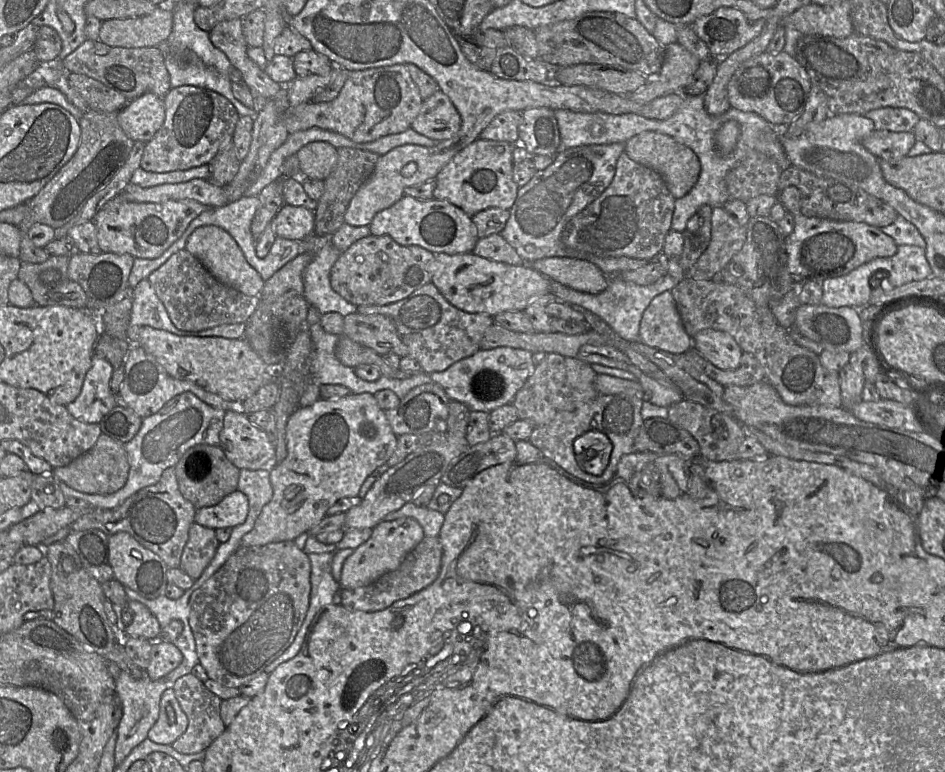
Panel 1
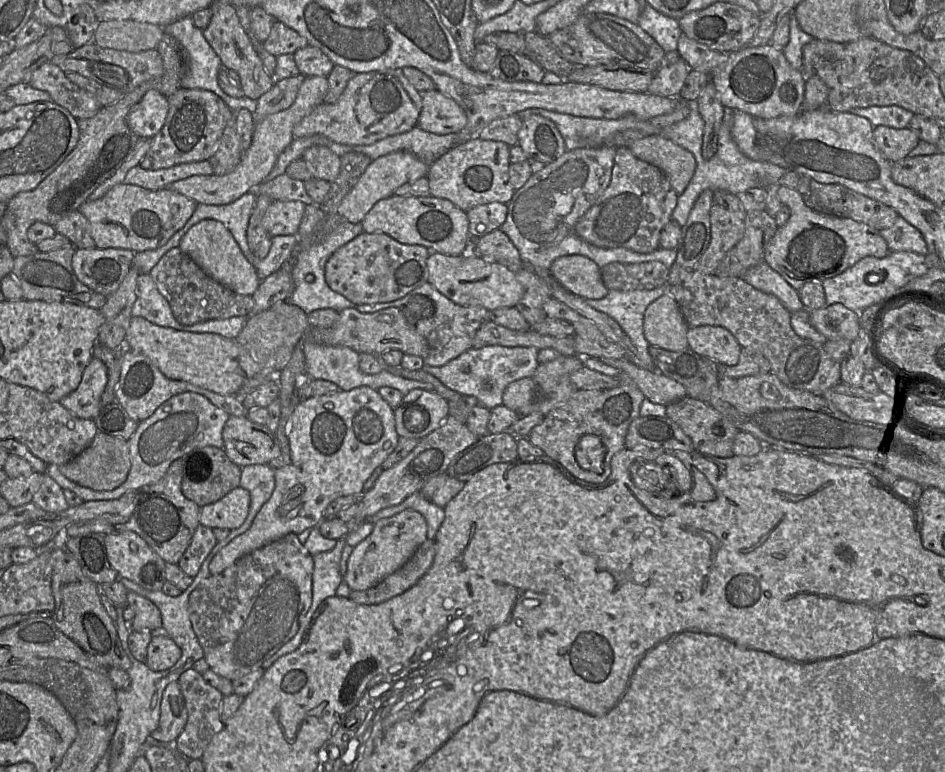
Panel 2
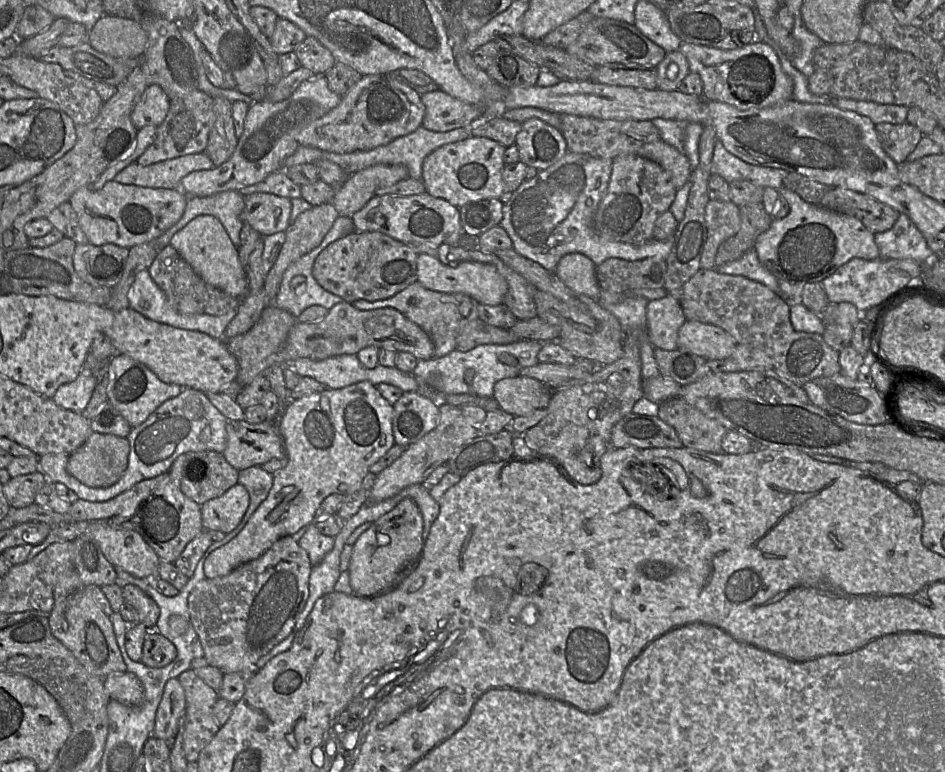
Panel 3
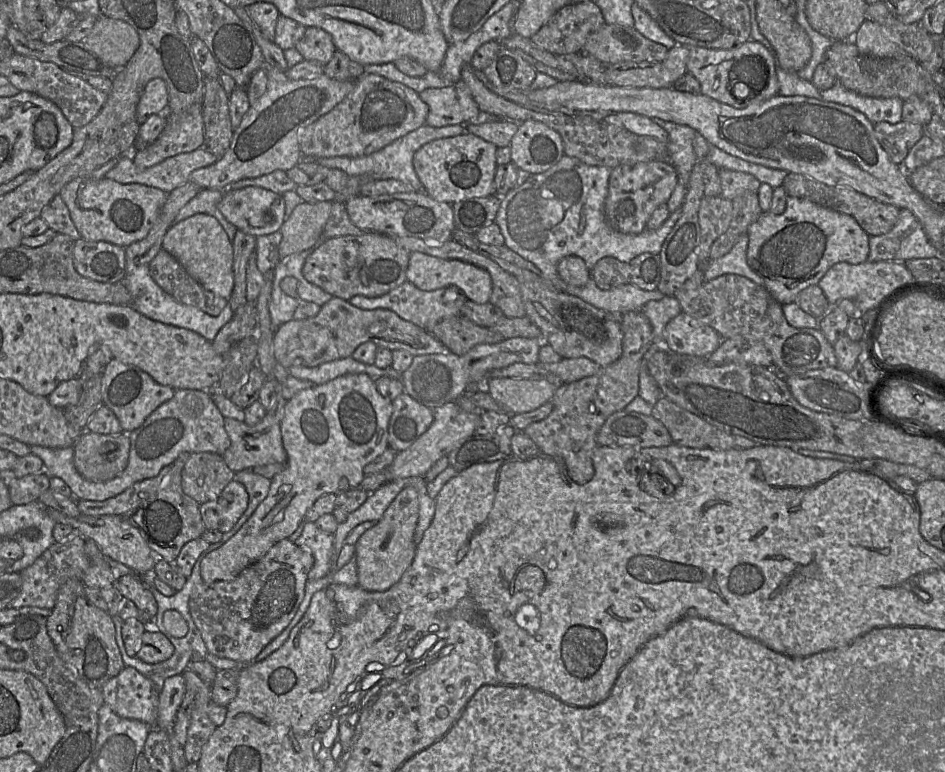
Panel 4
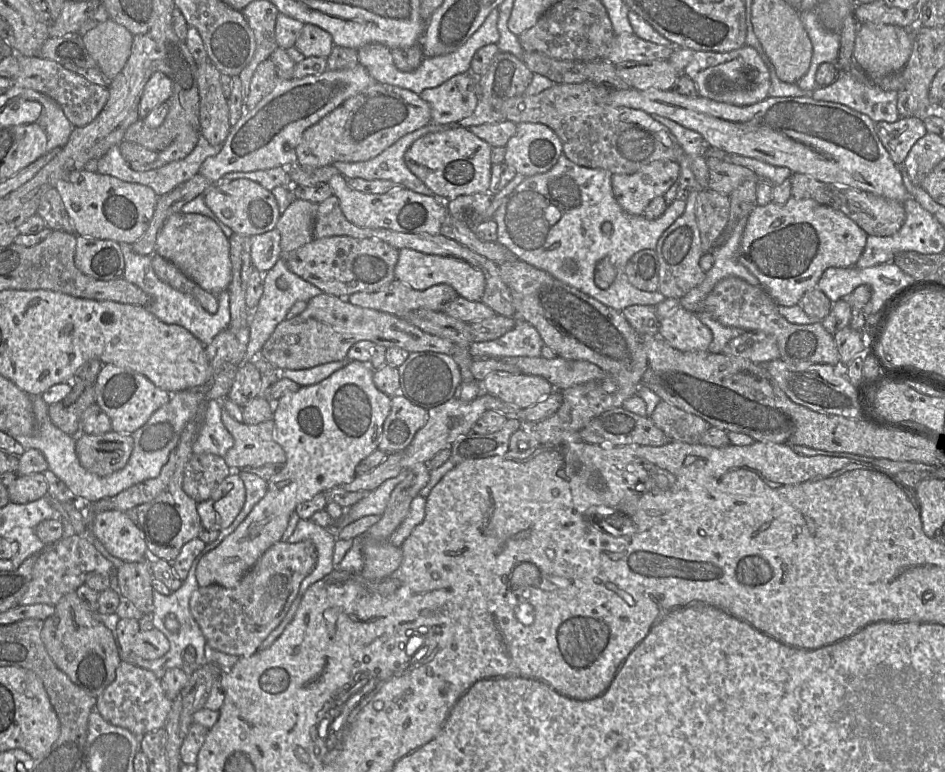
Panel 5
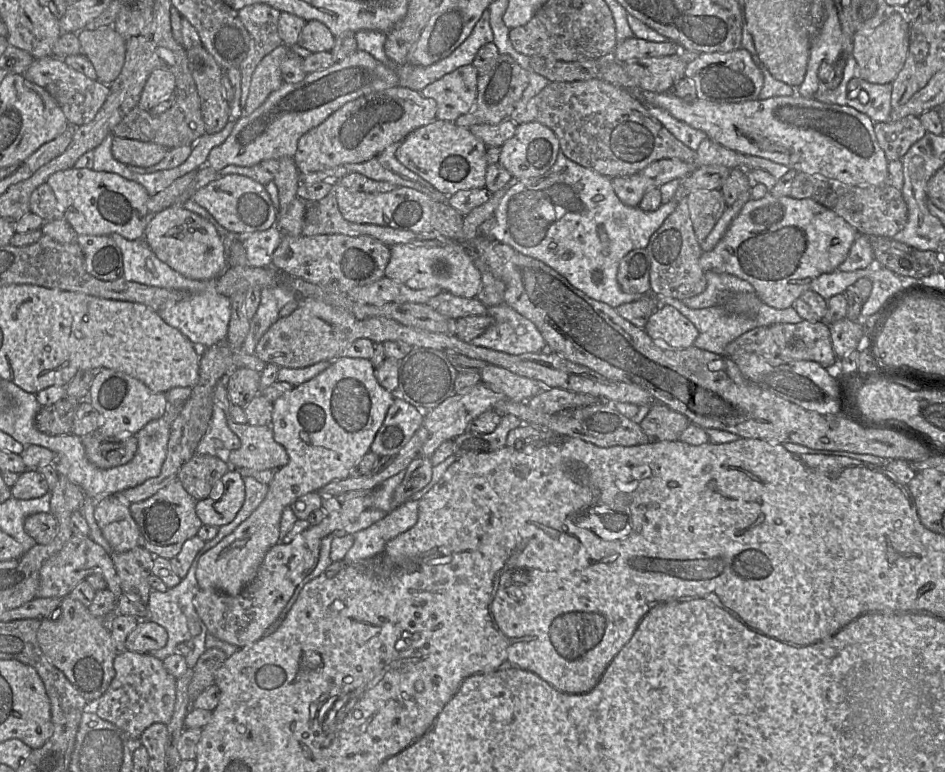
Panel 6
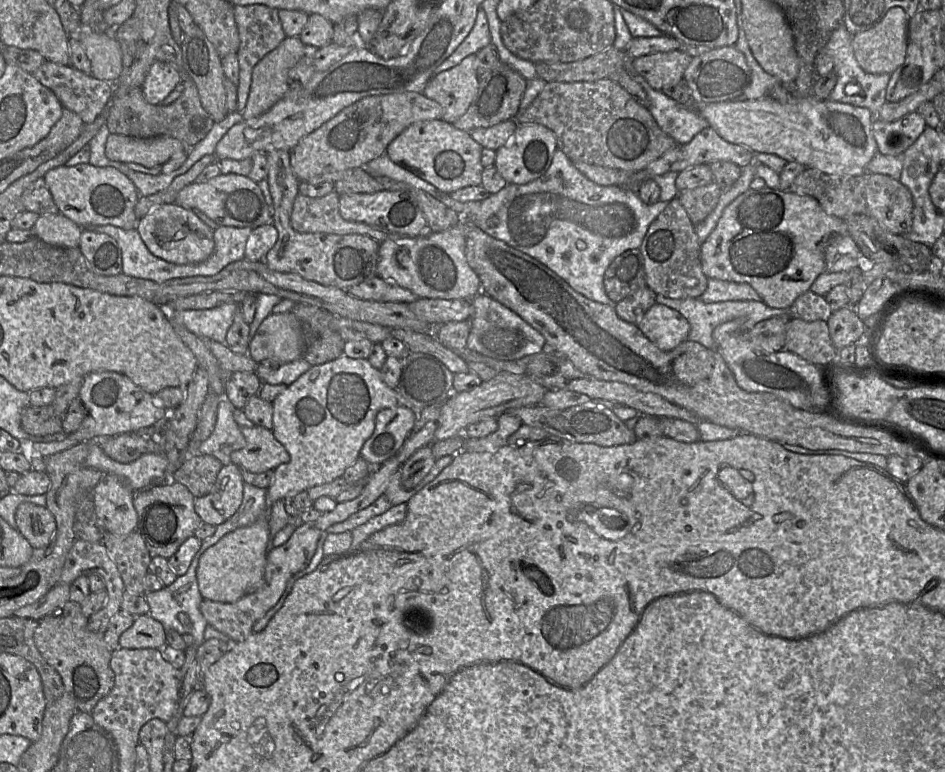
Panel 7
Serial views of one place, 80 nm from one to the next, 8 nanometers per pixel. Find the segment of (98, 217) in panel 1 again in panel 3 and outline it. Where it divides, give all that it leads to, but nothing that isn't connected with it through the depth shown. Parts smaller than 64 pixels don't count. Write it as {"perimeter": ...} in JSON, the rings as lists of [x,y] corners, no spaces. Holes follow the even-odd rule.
{"perimeter":[[[108,181],[100,190],[82,187],[69,199],[88,242],[131,248],[165,233],[184,213],[188,196],[180,189],[148,188]]]}

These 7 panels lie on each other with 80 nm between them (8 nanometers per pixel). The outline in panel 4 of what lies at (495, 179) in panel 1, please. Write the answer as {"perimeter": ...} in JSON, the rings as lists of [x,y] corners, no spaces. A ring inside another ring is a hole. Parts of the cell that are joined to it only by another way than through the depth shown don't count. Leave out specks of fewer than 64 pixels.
{"perimeter":[[[469,132],[426,143],[413,156],[413,167],[422,183],[422,191],[431,198],[450,205],[495,194],[497,148],[493,143]]]}

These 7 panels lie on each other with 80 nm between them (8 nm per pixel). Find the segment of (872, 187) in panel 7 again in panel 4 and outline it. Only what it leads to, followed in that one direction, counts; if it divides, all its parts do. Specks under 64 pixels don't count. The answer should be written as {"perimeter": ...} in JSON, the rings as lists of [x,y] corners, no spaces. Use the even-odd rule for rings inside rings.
{"perimeter":[[[788,173],[782,187],[788,196],[807,199],[853,217],[869,236],[880,236],[890,232],[896,226],[900,216],[900,209],[893,205],[881,203],[849,188],[825,185],[802,174]]]}

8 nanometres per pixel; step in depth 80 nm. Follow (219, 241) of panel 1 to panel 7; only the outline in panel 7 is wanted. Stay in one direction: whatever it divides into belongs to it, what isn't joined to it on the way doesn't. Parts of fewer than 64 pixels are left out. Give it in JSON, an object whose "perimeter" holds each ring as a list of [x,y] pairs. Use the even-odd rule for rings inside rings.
{"perimeter":[[[176,203],[162,204],[150,210],[138,221],[136,230],[154,256],[174,264],[203,262],[213,253],[215,246],[213,230],[192,209]]]}

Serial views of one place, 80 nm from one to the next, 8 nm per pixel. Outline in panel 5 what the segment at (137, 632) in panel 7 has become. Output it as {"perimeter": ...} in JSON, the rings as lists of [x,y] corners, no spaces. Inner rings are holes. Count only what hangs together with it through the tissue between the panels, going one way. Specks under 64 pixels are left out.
{"perimeter":[[[143,615],[139,620],[140,631],[134,638],[131,653],[146,659],[155,660],[165,655],[169,648],[169,640],[151,623],[151,615]]]}

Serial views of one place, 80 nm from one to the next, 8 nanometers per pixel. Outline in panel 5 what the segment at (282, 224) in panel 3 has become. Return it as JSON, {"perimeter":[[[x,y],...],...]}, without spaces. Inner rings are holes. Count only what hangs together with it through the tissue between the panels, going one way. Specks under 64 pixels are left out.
{"perimeter":[[[249,179],[213,183],[203,195],[209,209],[236,234],[252,236],[273,230],[281,215],[272,192]]]}

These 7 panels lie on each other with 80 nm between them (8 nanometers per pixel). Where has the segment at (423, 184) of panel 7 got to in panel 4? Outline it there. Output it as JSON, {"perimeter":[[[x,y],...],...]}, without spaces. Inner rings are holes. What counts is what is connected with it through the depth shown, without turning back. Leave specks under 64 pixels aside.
{"perimeter":[[[424,124],[418,129],[396,139],[384,148],[362,157],[327,157],[327,158],[302,158],[315,161],[329,169],[340,169],[349,177],[359,177],[364,179],[395,179],[411,185],[416,191],[422,191],[423,186],[419,180],[414,167],[413,156],[415,152],[428,142],[436,139],[453,137],[467,132],[466,125],[448,125],[443,127],[433,127]]]}

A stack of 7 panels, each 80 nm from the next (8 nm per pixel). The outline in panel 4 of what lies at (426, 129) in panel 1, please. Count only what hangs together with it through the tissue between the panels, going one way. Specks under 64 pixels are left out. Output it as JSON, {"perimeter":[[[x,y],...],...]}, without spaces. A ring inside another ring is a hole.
{"perimeter":[[[463,80],[443,88],[428,88],[418,95],[429,107],[426,118],[429,126],[466,125],[480,111]]]}

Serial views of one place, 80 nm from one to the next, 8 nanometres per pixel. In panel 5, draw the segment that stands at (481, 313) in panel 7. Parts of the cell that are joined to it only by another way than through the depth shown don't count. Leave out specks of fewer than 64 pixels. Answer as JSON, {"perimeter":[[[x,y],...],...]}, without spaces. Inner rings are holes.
{"perimeter":[[[516,318],[514,327],[499,338],[473,342],[469,354],[474,359],[539,357],[544,345],[539,332],[530,323]]]}

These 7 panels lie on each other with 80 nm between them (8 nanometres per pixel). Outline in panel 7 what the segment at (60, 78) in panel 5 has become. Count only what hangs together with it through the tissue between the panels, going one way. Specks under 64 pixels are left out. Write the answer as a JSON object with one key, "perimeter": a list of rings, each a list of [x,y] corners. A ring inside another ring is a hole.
{"perimeter":[[[46,60],[31,74],[55,94],[63,108],[78,114],[84,124],[92,123],[104,113],[113,96],[113,84],[99,80],[71,65],[61,65]]]}

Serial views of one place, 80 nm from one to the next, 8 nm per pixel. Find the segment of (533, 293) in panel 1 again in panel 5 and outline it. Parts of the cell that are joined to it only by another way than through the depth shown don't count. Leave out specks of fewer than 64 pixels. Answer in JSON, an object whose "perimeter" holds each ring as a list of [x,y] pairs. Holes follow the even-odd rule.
{"perimeter":[[[408,248],[399,250],[394,275],[395,280],[405,283],[415,290],[426,290],[439,284],[450,285],[458,296],[470,301],[481,301],[485,290],[483,272],[471,264],[455,257],[425,254]]]}

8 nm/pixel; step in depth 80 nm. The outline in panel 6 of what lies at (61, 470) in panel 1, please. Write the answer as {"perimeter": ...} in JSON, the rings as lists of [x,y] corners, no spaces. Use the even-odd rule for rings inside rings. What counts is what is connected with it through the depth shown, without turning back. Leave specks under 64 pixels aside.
{"perimeter":[[[97,432],[82,437],[88,461],[101,469],[110,469],[131,461],[138,449],[133,434],[104,436]]]}

